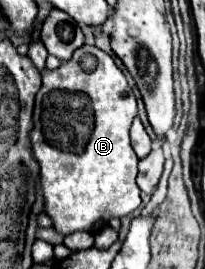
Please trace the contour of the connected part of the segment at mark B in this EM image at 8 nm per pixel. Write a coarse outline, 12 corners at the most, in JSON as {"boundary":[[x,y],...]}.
{"boundary":[[82,45],[42,73],[32,155],[60,235],[134,213],[136,97]]}

